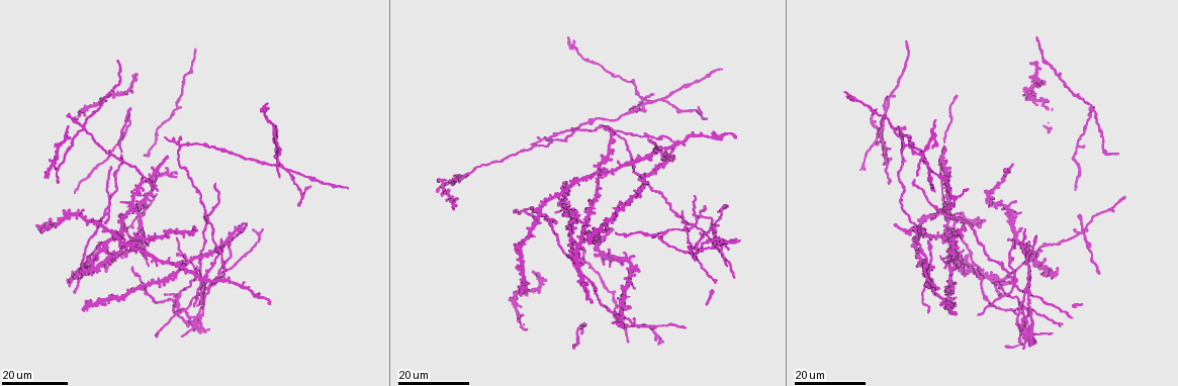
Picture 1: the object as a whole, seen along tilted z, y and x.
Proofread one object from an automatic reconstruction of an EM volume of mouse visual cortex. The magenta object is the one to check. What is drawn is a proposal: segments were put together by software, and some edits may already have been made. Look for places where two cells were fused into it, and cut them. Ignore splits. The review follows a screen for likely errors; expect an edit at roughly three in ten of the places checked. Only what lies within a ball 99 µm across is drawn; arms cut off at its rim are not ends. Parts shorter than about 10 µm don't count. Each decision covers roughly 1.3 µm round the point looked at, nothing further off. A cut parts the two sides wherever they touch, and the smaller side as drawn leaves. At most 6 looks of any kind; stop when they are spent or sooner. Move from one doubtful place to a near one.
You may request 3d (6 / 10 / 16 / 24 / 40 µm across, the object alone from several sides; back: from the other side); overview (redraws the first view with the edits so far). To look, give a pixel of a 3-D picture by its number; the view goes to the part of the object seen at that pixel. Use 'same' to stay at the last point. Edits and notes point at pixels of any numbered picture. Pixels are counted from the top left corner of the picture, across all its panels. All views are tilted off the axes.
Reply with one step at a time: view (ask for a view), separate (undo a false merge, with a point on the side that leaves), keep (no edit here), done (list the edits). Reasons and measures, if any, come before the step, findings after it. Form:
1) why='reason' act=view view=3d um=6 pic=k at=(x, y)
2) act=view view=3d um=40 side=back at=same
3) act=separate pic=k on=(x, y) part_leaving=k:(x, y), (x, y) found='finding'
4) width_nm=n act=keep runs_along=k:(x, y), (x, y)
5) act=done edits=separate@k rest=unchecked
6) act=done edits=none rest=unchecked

why='arms part here' act=view view=3d um=24 pic=1 at=(676, 141)

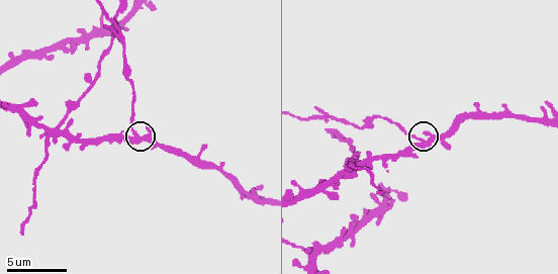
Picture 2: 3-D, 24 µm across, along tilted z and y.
act=view view=3d um=10 pic=2 at=(419, 137)

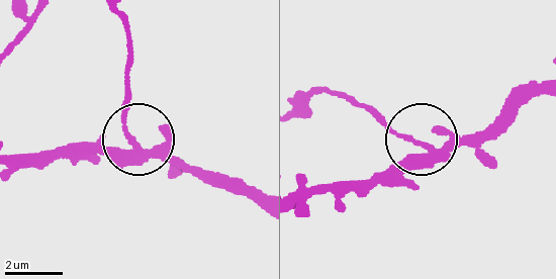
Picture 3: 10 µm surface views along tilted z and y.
act=view view=3d um=6 pic=3 at=(133, 143)

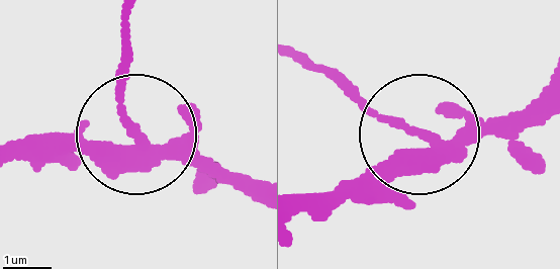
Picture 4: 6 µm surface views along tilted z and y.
side_arm_um=20 arms=3 act=separate pic=4 on=(126, 77) found='a second cell is stuck on'

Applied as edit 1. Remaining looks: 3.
act=view view=overview

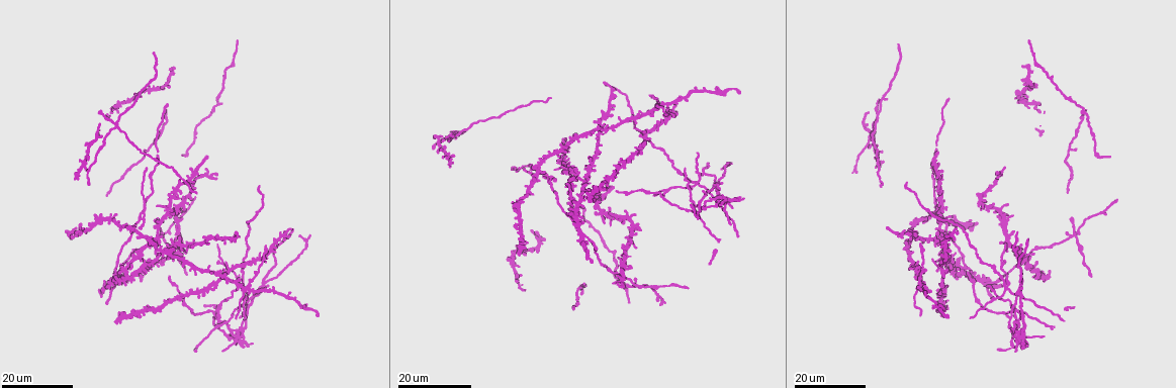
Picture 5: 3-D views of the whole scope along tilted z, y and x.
why='four-way junction' act=view view=3d um=16 pic=5 at=(640, 285)

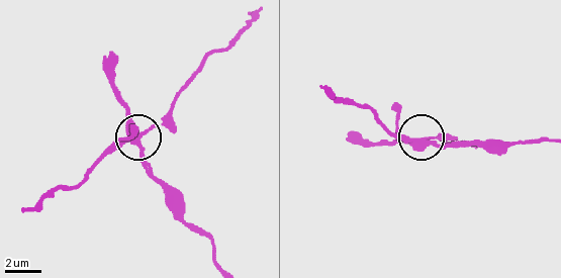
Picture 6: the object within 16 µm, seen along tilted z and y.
act=view view=3d um=6 at=same

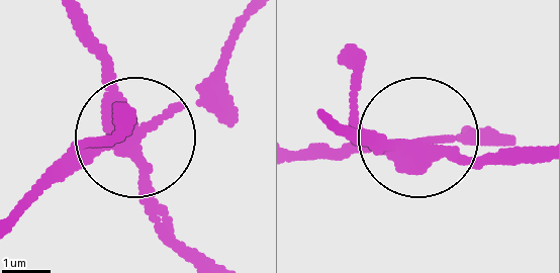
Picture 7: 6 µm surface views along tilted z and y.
side_arm_um=50 act=separate pic=7 on=(102, 70) part_leaving=7:(411, 144), (534, 159) found='two cells meet here'

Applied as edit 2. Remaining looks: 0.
act=done edits=separate@4,separate@7 rest=unchecked

